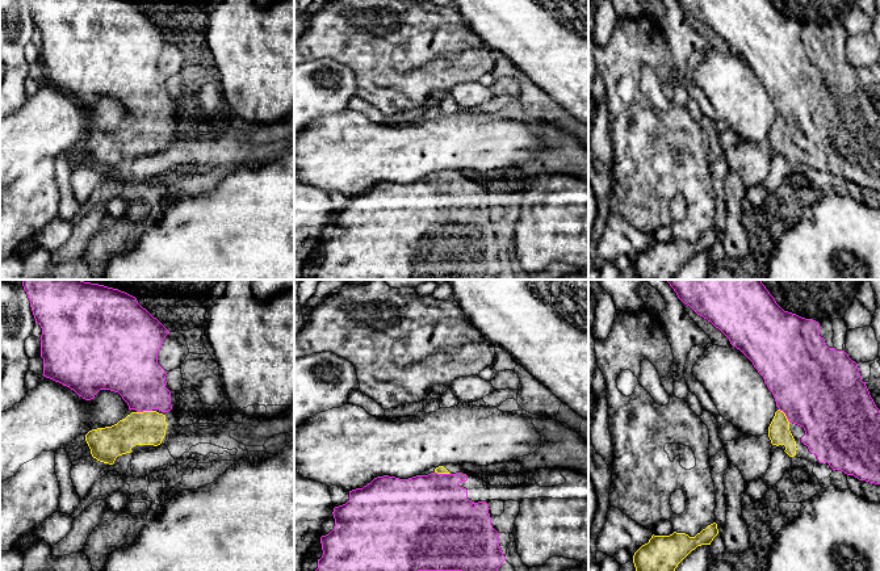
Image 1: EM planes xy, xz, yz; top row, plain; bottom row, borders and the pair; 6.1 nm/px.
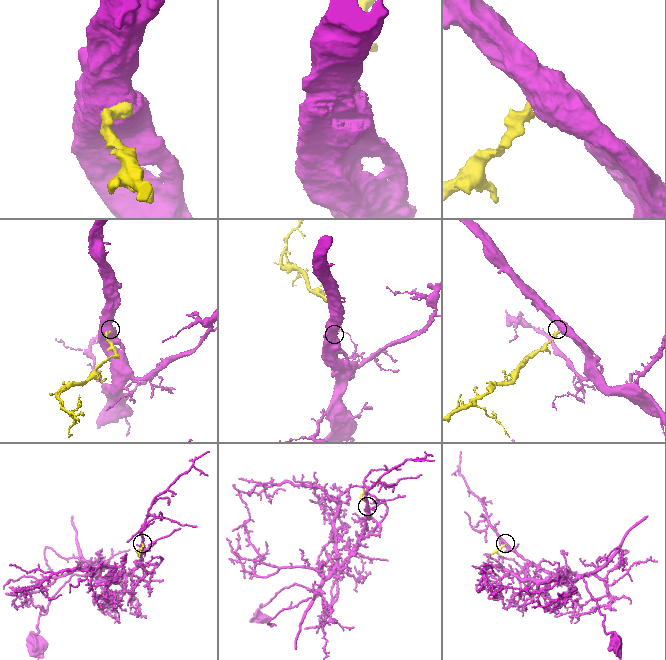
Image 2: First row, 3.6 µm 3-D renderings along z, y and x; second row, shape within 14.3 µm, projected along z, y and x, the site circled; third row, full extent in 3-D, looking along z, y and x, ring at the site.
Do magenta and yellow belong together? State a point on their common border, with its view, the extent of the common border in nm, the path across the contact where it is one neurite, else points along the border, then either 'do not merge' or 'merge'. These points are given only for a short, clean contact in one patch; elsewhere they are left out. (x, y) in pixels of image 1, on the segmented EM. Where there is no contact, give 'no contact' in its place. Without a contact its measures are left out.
xy (143, 410) | 100 nm | across xy (133, 372), (143, 387), (143, 410), (145, 423), (149, 427) | merge

